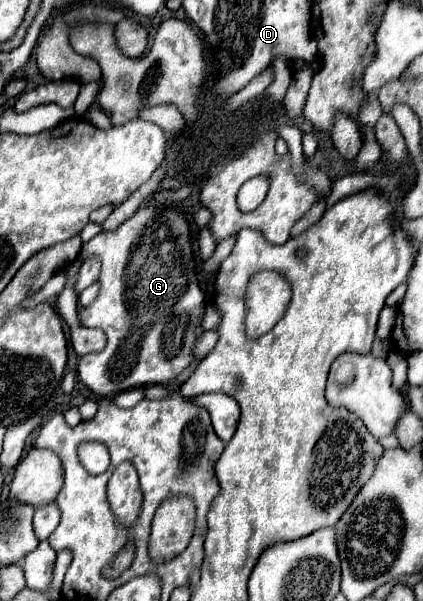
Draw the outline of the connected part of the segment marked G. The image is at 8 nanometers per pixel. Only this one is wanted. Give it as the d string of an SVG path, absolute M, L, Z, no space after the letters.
M164 205L164 207L160 207L160 209L144 207L144 209L136 211L136 215L130 217L130 219L128 219L126 223L122 223L120 227L116 227L116 229L112 229L112 231L102 231L102 233L98 233L92 241L84 243L84 245L82 245L82 251L80 251L80 255L78 255L78 259L80 259L80 261L86 261L86 259L90 259L90 257L96 257L96 259L100 261L100 265L102 265L102 267L100 267L100 279L98 279L98 283L100 283L100 293L98 293L98 297L96 297L88 307L82 307L78 315L80 315L80 323L82 323L82 325L100 327L100 329L106 333L106 337L108 337L108 345L106 345L106 349L100 351L100 353L90 353L90 355L80 357L80 361L78 361L78 375L80 375L82 383L84 383L88 389L92 389L96 395L100 395L100 397L112 397L112 395L116 395L116 393L122 393L122 389L144 387L144 385L158 385L158 383L166 385L166 383L174 381L174 379L192 363L190 349L192 349L192 345L194 345L194 341L196 341L196 335L202 333L200 321L202 321L202 315L204 315L204 291L202 291L200 281L198 281L198 271L200 271L200 269L198 269L198 265L200 265L198 247L194 245L194 241L192 241L192 237L190 237L188 221L186 221L186 219L182 217L182 213L180 213L178 209L174 209L172 205L170 205L170 207Z

